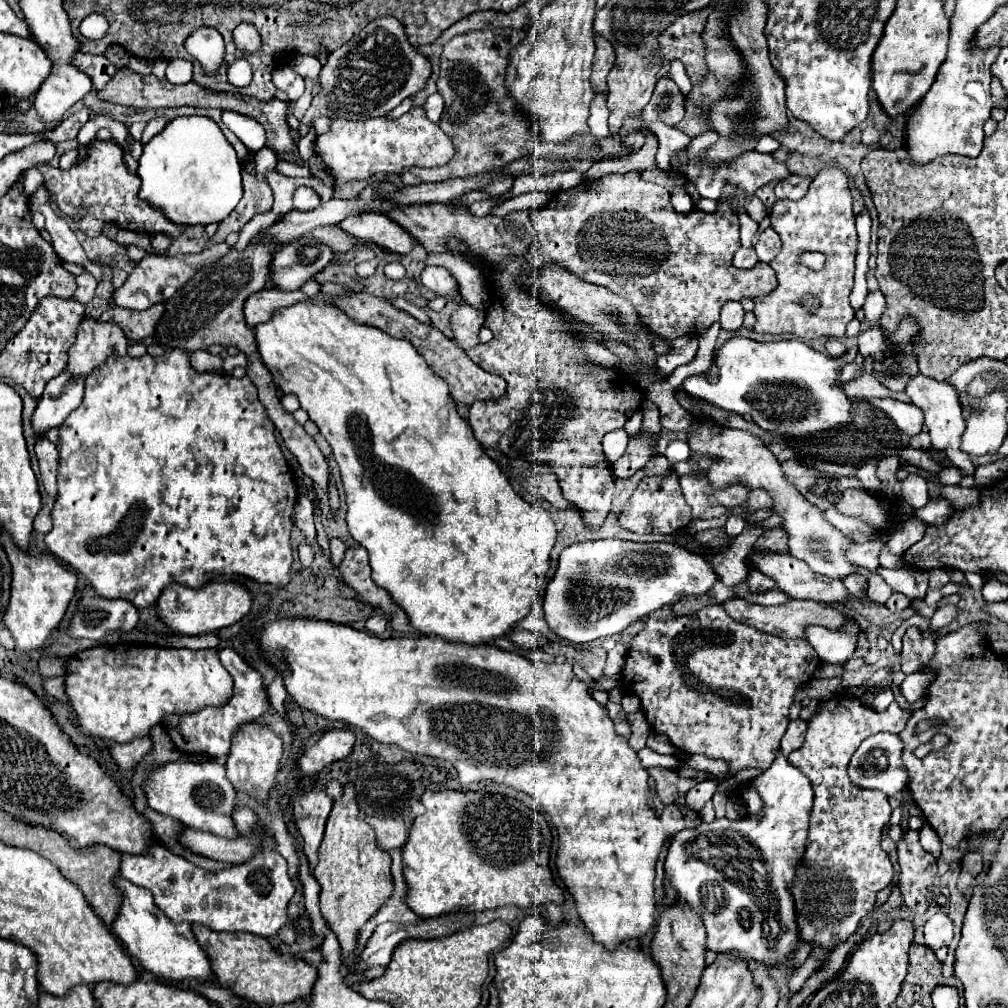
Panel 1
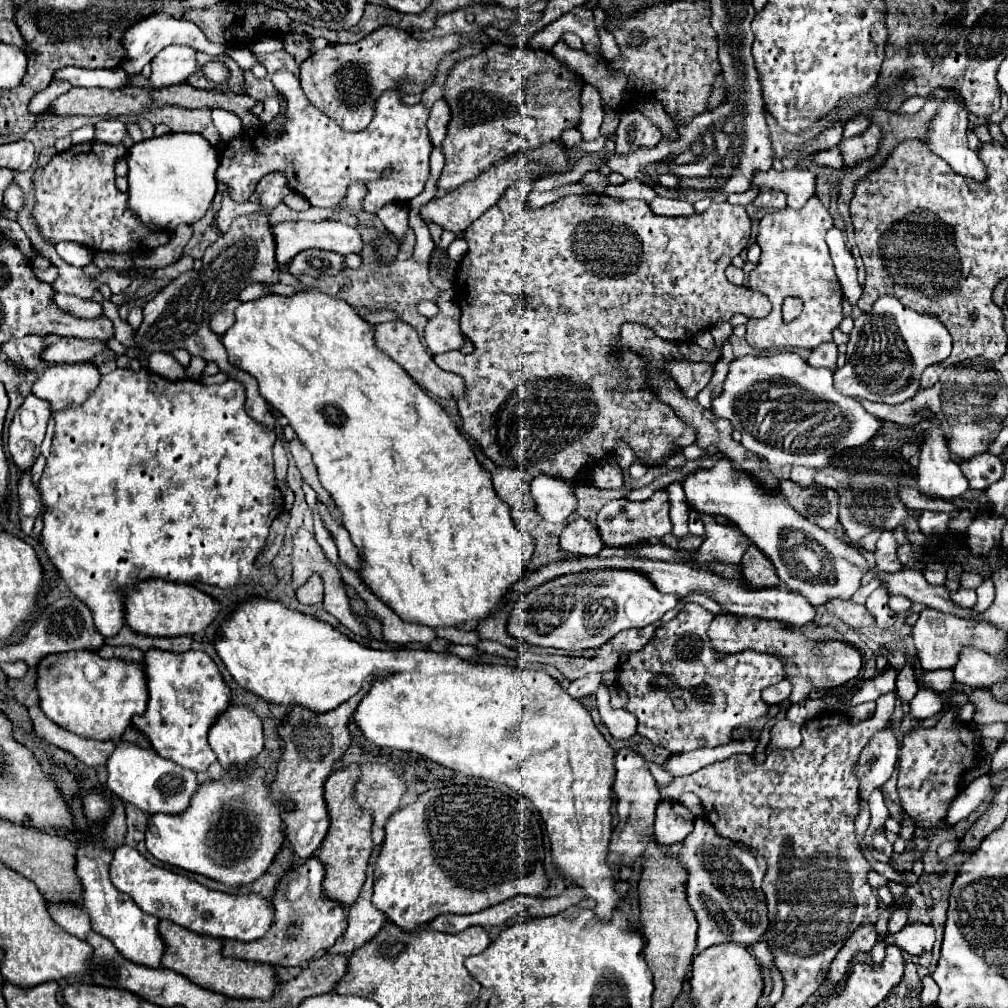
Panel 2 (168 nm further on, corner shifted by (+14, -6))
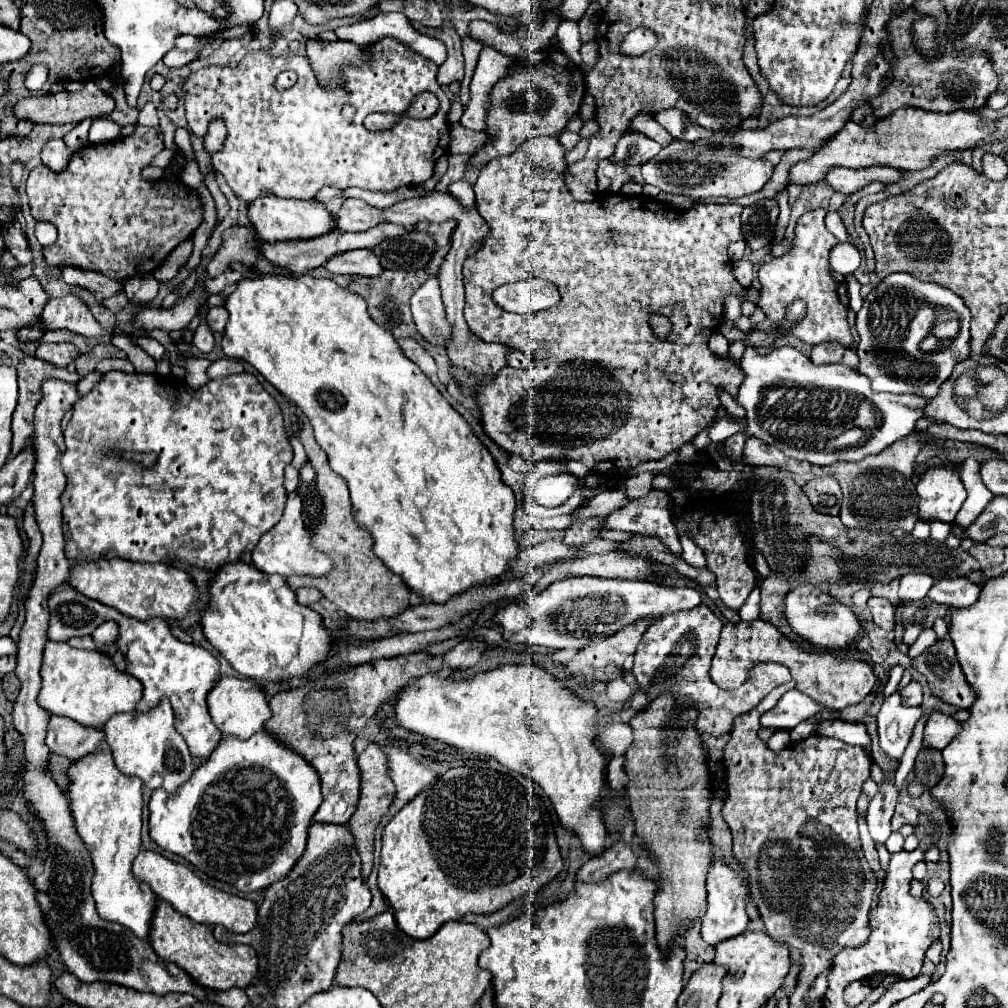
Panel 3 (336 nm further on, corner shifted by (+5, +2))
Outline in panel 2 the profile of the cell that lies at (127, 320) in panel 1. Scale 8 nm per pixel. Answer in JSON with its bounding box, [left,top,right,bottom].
[42,339,108,363]

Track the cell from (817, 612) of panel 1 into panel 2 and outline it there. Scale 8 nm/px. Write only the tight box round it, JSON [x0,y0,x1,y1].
[710,613,862,703]

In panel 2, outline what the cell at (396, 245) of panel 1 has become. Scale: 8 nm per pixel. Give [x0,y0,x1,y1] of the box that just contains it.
[272,221,366,265]

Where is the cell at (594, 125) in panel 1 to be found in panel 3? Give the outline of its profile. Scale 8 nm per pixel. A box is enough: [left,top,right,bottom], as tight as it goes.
[559,131,579,151]

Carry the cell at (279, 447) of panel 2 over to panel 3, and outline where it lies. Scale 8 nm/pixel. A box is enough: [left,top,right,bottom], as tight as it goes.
[285,467,299,493]

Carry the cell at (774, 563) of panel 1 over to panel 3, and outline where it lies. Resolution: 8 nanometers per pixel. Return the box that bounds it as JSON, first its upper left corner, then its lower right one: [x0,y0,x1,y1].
[869,597,895,631]

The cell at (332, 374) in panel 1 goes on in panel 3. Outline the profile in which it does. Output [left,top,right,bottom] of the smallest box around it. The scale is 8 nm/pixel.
[221,275,519,603]

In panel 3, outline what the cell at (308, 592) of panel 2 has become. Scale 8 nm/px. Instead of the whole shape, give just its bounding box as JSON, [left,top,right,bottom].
[295,589,323,605]

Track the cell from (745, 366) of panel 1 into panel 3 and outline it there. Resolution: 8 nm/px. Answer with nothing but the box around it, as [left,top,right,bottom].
[737,347,929,465]

